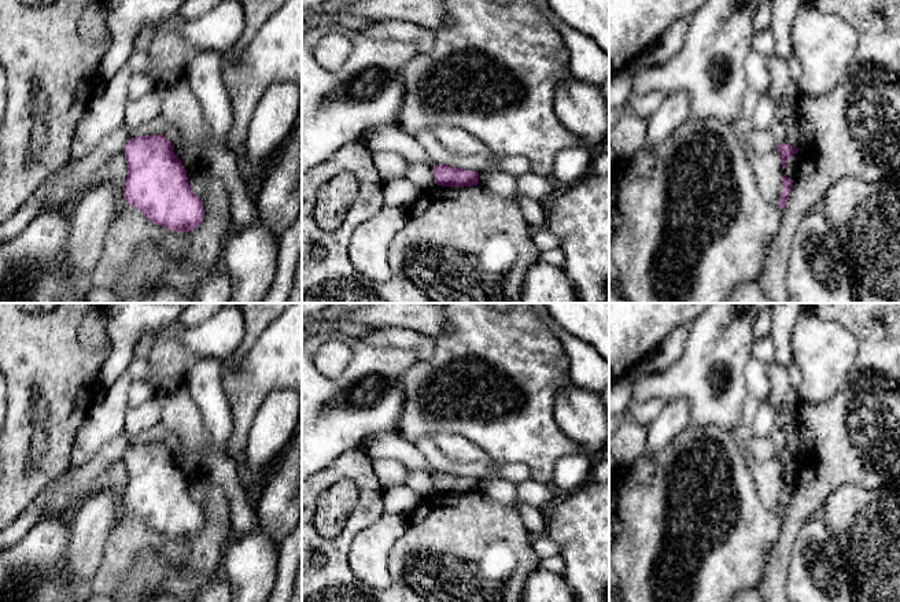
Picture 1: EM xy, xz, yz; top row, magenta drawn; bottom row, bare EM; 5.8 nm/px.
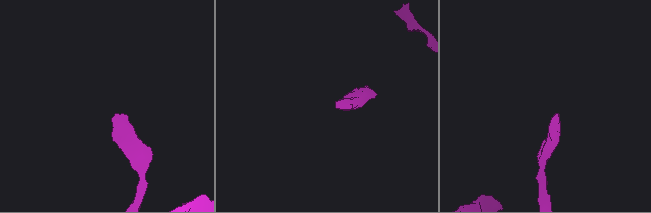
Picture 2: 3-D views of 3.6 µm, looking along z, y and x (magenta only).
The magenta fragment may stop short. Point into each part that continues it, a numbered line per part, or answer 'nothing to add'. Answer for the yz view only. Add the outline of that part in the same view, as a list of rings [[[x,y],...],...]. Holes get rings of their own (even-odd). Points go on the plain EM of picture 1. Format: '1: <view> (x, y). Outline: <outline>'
nothing to add

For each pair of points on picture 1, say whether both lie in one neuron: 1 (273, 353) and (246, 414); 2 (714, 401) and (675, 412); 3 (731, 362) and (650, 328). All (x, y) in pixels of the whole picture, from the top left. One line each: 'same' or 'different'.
1: same
2: different
3: different

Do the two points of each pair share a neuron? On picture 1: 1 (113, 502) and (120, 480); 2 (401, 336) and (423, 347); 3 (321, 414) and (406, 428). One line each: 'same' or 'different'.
1: different
2: same
3: different

